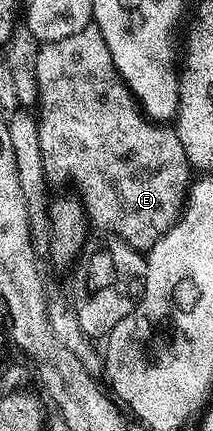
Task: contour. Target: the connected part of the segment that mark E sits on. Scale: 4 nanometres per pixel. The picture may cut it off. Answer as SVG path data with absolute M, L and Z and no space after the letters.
M92 24L81 32L73 36L65 36L65 40L56 42L45 42L40 45L39 55L36 60L36 84L39 89L37 109L39 108L39 118L37 114L37 125L39 127L39 143L41 144L41 156L43 157L43 169L49 172L50 177L56 178L59 182L72 182L82 205L85 207L86 221L92 227L104 230L107 236L114 236L118 241L128 244L132 249L146 252L151 250L157 240L169 228L174 226L179 220L180 214L185 209L188 191L191 189L193 181L193 167L191 161L185 156L185 148L181 144L179 135L175 133L170 125L160 124L152 120L143 112L136 101L131 89L123 82L123 77L113 64L113 56L109 56L109 48L105 44L105 36L101 36L98 26Z

